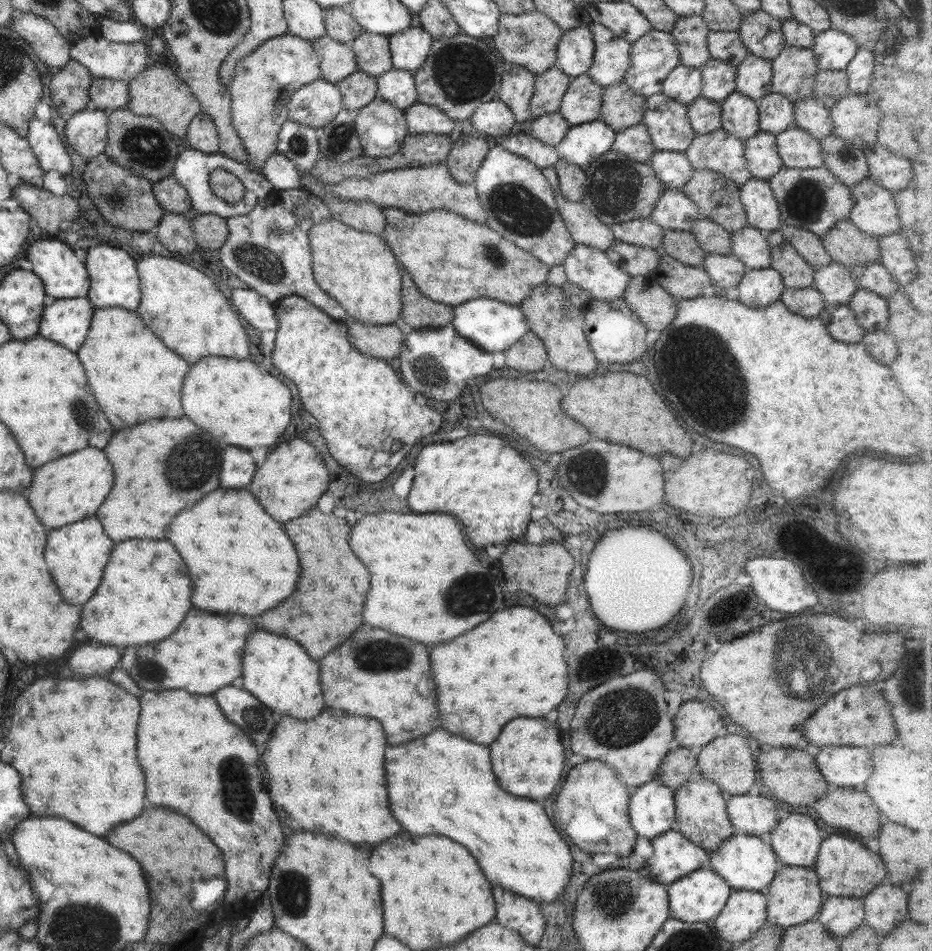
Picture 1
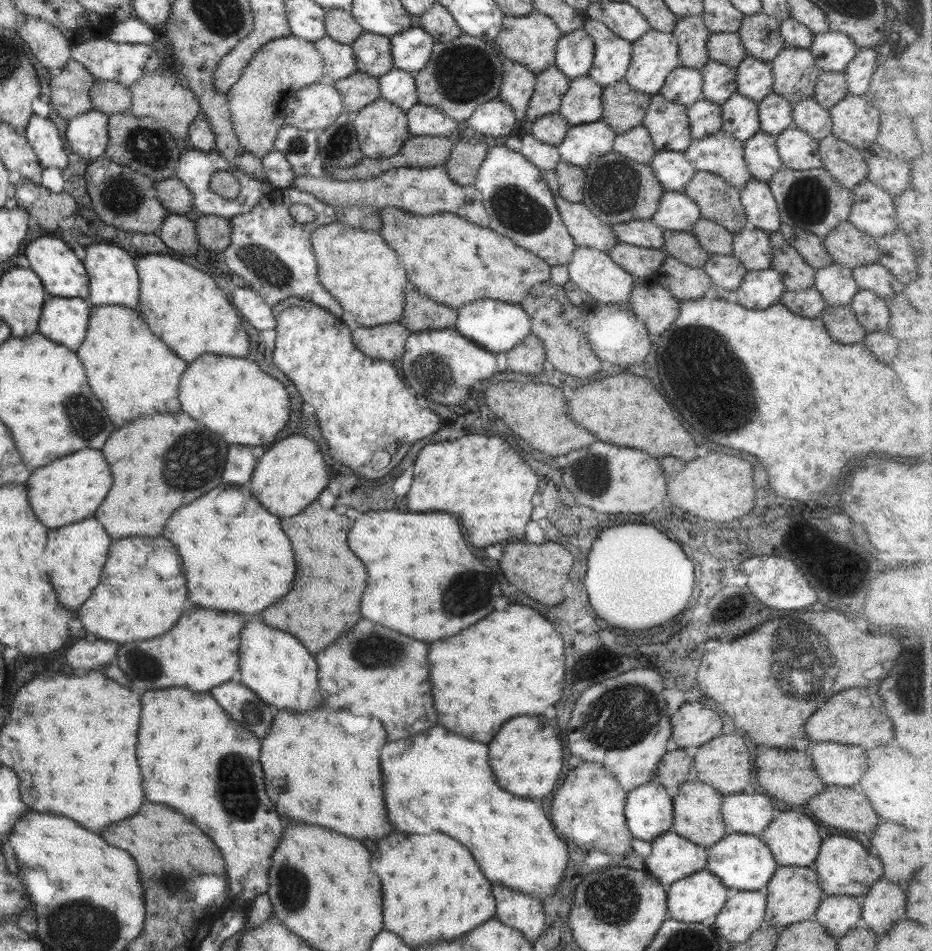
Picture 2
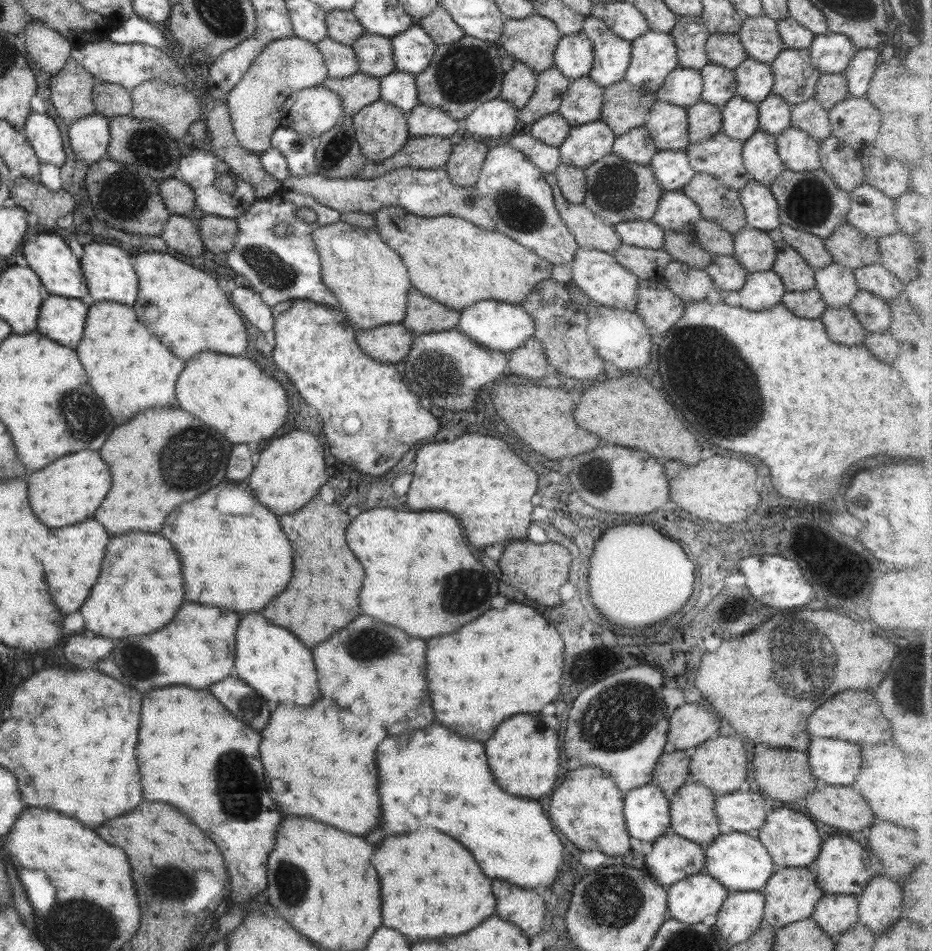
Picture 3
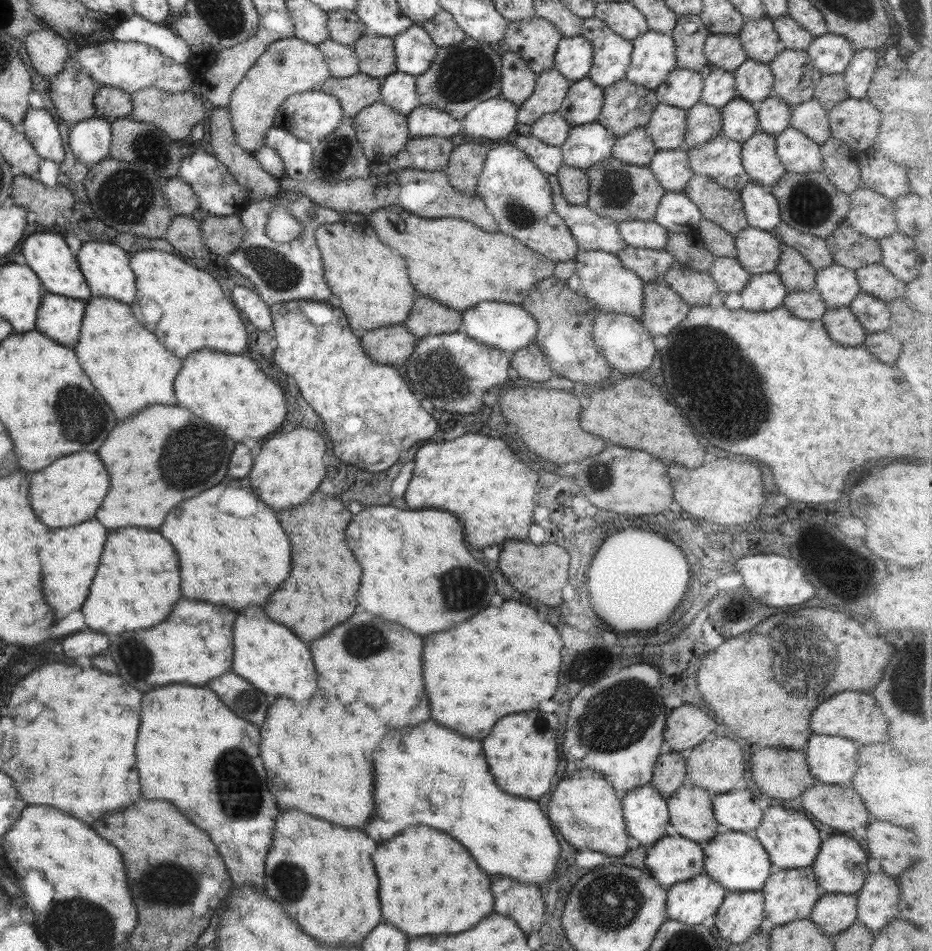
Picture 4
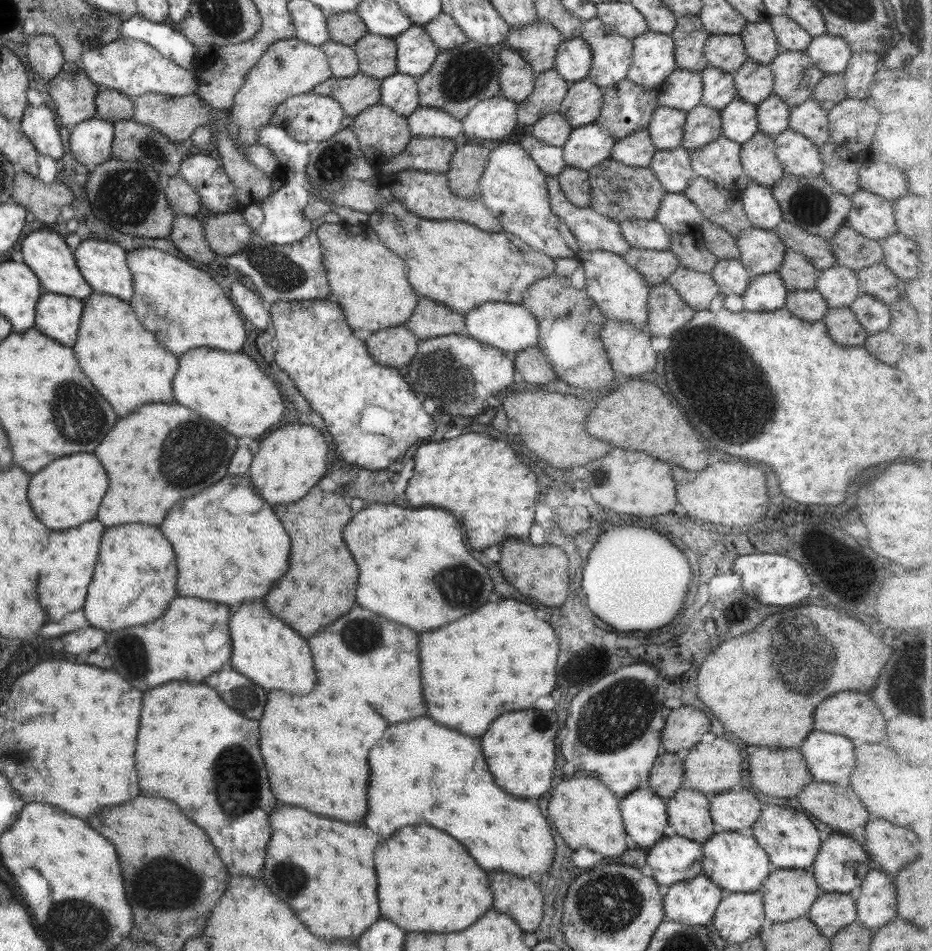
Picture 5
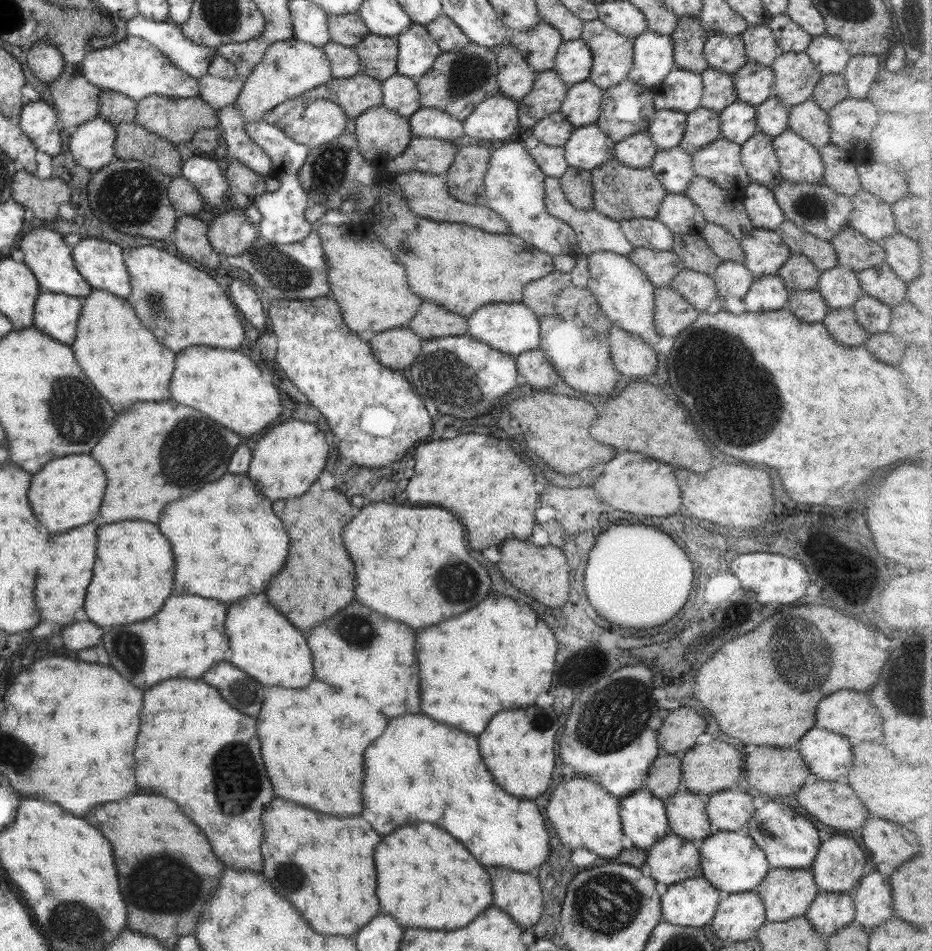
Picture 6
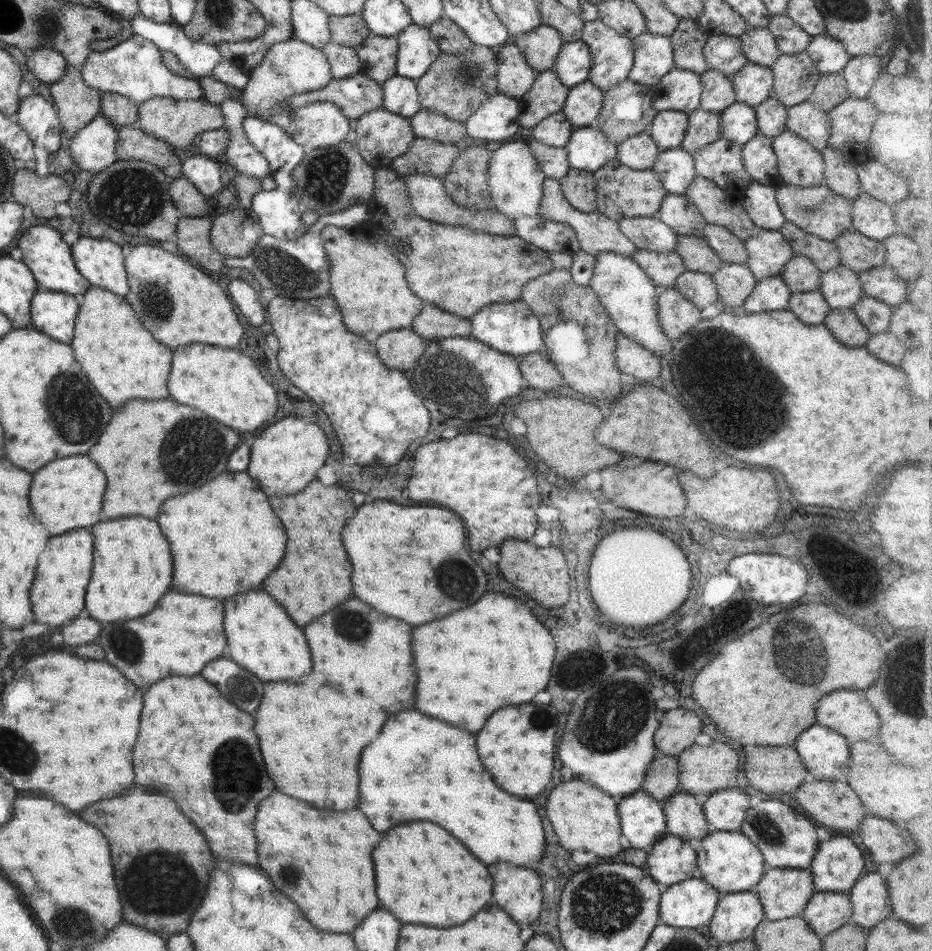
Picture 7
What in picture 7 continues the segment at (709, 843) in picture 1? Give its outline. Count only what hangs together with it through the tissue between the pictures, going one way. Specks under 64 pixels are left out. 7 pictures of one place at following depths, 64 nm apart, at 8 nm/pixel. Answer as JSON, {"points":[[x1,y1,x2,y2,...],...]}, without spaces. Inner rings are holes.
{"points":[[675,792,661,802,666,822,666,835,695,844,709,833,702,805,691,794]]}

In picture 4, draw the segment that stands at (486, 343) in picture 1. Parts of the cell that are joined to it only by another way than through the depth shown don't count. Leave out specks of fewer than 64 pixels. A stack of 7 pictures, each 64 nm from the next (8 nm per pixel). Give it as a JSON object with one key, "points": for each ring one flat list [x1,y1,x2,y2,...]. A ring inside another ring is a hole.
{"points":[[478,302,475,308,464,310,462,317,461,332,478,343,493,347,497,350,511,350,515,352,535,342,538,333,538,324,530,314,523,310,520,305,504,302]]}

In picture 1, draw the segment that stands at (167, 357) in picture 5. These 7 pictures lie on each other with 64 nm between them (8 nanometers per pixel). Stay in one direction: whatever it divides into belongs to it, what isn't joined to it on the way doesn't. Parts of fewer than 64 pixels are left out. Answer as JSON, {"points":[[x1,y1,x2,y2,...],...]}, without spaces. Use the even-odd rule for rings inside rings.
{"points":[[119,307,94,308,87,336,77,350,77,356,101,410,117,412,105,414,113,430,151,418,179,418,184,415,179,406,179,394,187,364,165,348,155,334,151,334,135,311]]}

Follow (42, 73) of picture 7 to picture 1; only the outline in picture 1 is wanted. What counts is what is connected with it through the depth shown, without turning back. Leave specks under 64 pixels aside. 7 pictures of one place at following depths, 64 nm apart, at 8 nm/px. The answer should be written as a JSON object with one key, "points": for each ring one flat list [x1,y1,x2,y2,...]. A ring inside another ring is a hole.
{"points":[[22,12,12,18,11,25,21,38,30,43,35,56,53,71,62,69,70,59,71,43,44,18]]}

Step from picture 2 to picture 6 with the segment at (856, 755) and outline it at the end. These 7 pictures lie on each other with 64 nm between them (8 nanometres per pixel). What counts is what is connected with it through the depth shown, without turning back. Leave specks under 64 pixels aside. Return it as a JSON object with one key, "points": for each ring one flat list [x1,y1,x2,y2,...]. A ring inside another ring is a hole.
{"points":[[811,728,799,738,799,754,817,780,837,780,851,768,849,743,839,734]]}

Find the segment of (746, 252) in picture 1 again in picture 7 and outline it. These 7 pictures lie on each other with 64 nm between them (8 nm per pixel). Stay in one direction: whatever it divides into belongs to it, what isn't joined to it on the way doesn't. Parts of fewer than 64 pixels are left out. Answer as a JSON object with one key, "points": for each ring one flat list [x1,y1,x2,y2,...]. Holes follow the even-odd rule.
{"points":[[760,228,743,242,748,254,745,266,757,281,779,275,783,265,794,255,779,231]]}

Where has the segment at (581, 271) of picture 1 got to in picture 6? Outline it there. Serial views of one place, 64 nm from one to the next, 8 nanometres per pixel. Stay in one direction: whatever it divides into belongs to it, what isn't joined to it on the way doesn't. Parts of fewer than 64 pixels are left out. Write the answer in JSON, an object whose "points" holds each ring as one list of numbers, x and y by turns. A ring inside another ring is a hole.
{"points":[[599,251,585,256,590,276,585,288,591,291,606,318,617,328,640,338,649,347,657,344,660,336,653,319,655,287,646,274,627,257,612,252]]}

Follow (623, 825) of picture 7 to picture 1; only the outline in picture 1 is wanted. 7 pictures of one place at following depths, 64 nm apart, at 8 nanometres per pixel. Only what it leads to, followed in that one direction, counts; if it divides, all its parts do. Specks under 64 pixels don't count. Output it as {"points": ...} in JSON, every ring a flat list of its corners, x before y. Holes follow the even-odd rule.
{"points":[[656,778,632,788,627,816,635,835,650,841,673,830,674,806,673,791]]}

